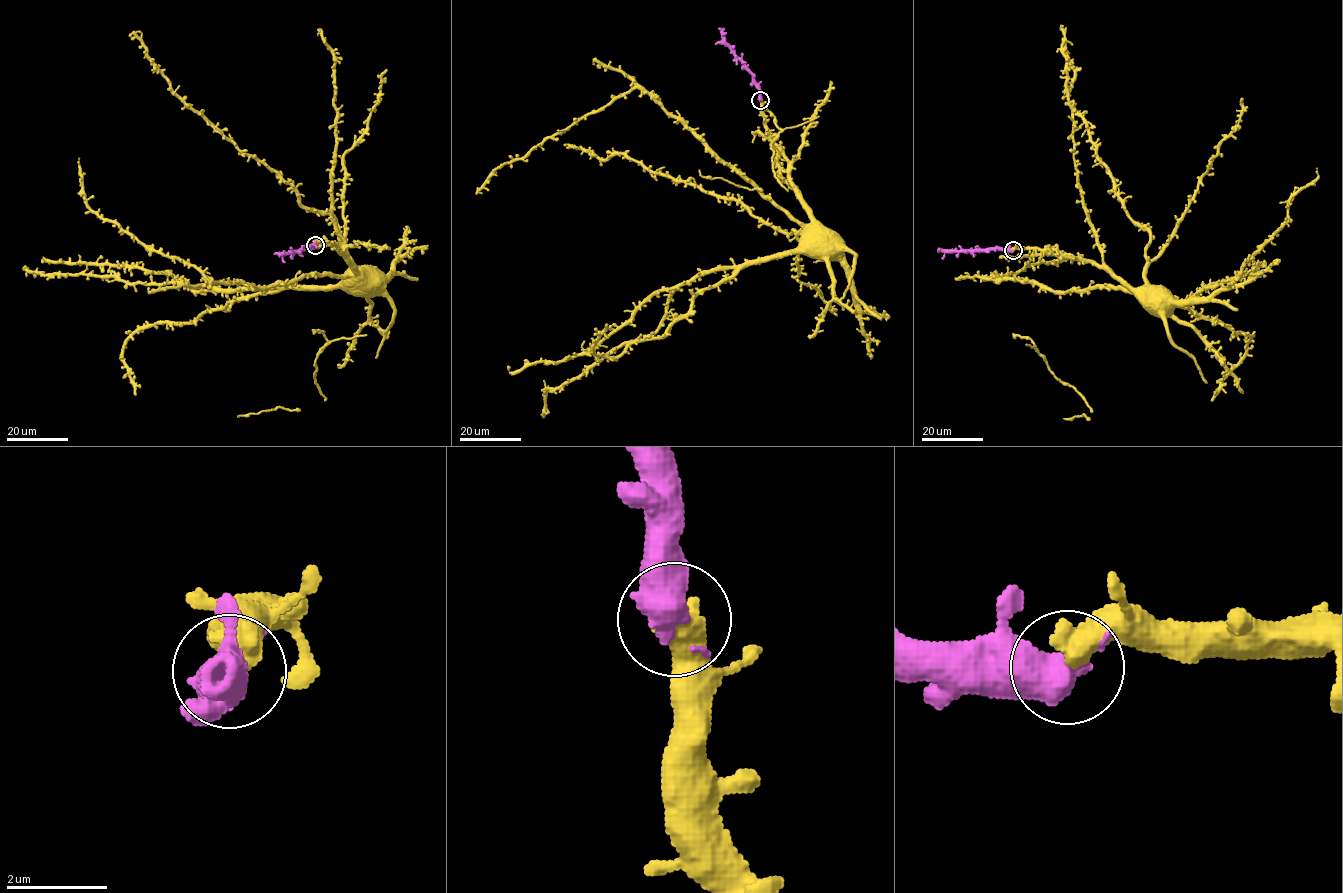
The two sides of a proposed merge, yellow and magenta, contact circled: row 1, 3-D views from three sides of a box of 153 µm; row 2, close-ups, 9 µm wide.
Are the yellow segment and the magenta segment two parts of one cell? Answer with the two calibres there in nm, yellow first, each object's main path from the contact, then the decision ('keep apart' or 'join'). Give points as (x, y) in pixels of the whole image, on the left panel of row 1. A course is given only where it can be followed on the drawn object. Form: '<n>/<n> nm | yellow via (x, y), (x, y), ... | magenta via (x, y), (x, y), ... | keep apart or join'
550/650 nm | yellow via (315, 245), (329, 241), (337, 247), (355, 270), (351, 277) | magenta via (315, 245), (278, 255) | join

